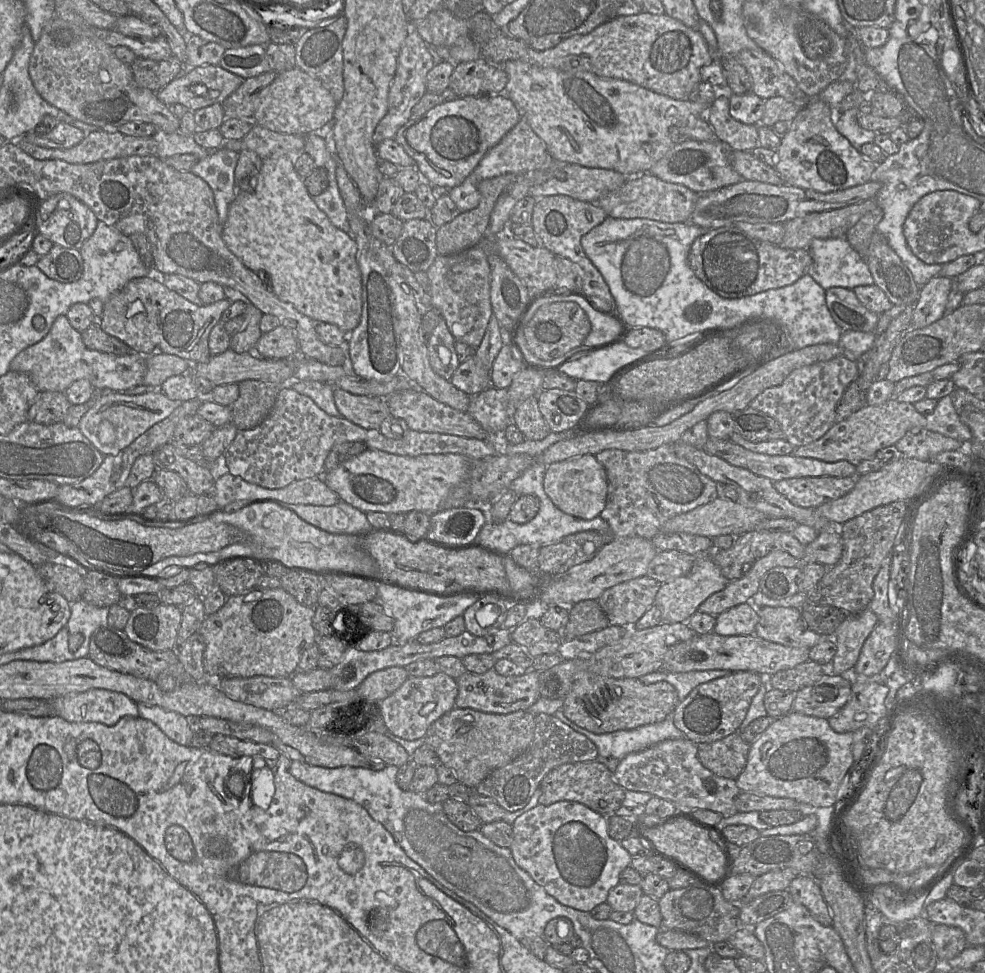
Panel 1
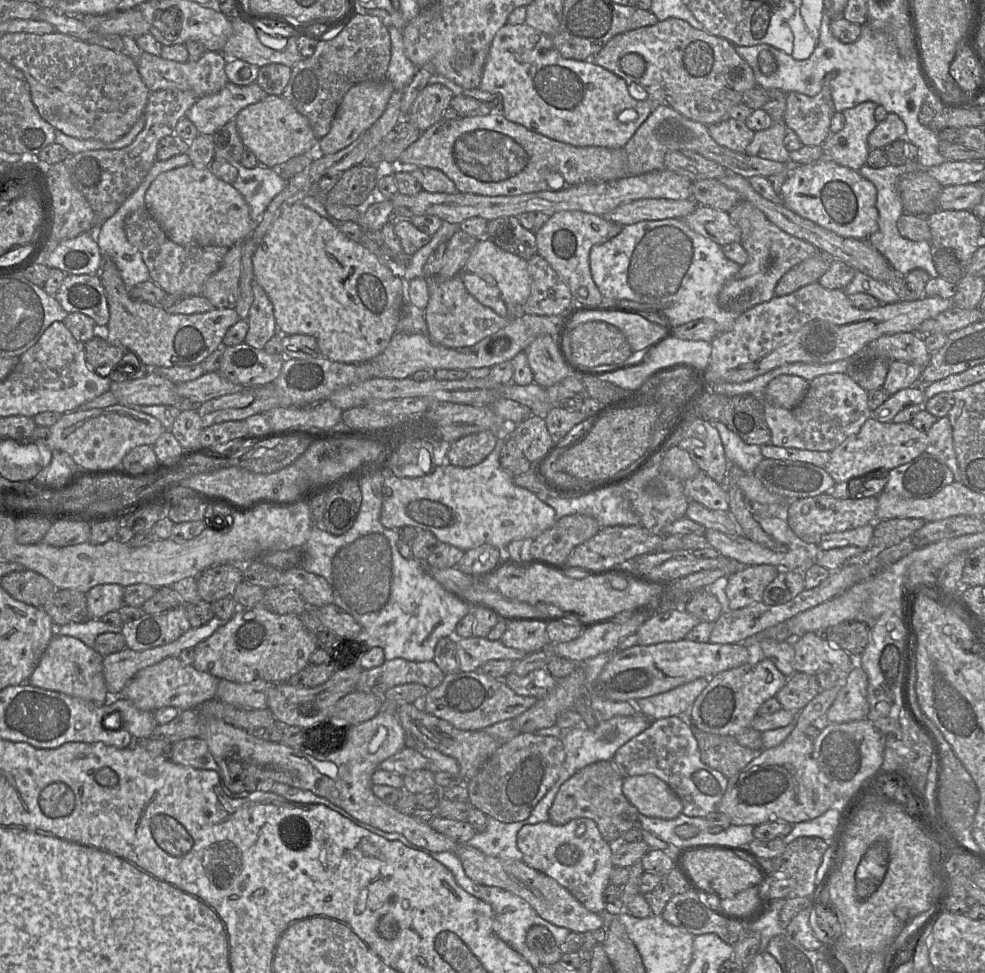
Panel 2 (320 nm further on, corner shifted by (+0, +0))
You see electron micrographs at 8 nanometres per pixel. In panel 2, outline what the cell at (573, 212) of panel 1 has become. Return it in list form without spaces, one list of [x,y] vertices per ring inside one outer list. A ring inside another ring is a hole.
[[[561,211],[550,215],[548,221],[535,233],[537,253],[568,285],[573,295],[573,304],[586,308],[604,301],[603,295],[592,278],[590,251],[593,246],[603,244],[617,236],[623,227],[597,214]]]

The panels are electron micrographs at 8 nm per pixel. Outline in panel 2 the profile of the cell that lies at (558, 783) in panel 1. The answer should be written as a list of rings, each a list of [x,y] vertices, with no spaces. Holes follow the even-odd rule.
[[[598,761],[585,766],[560,787],[549,809],[549,821],[555,825],[565,825],[572,819],[592,819],[603,839],[616,845],[638,820],[638,809],[623,794],[623,780],[612,761]]]

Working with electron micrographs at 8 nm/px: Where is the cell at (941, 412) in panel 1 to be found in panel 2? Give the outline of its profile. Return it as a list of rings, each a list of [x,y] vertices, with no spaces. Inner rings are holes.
[[[947,416],[938,418],[927,432],[925,452],[940,459],[952,471],[954,480],[960,481],[960,471],[953,443],[953,429]]]

